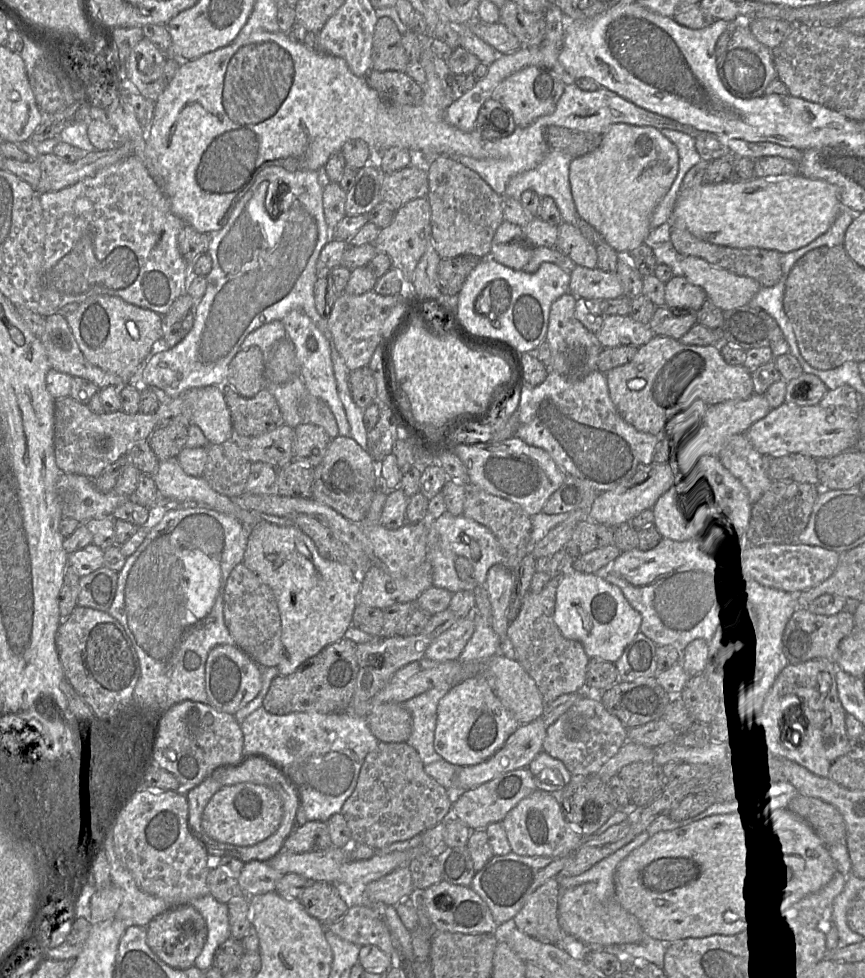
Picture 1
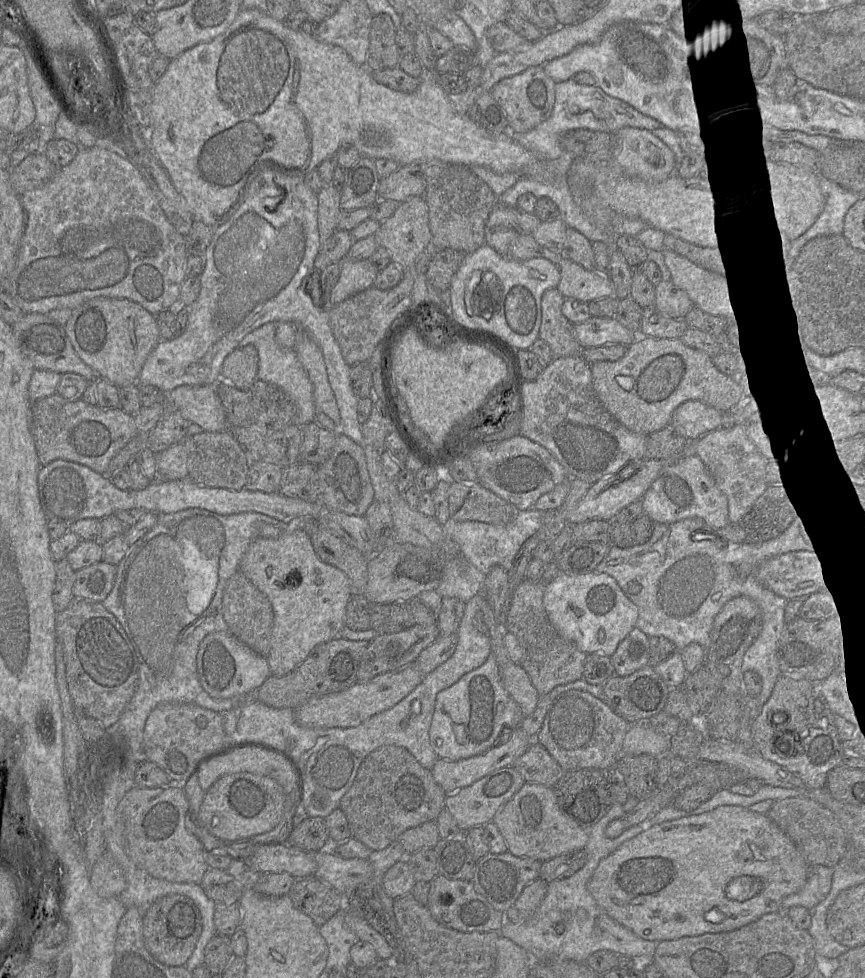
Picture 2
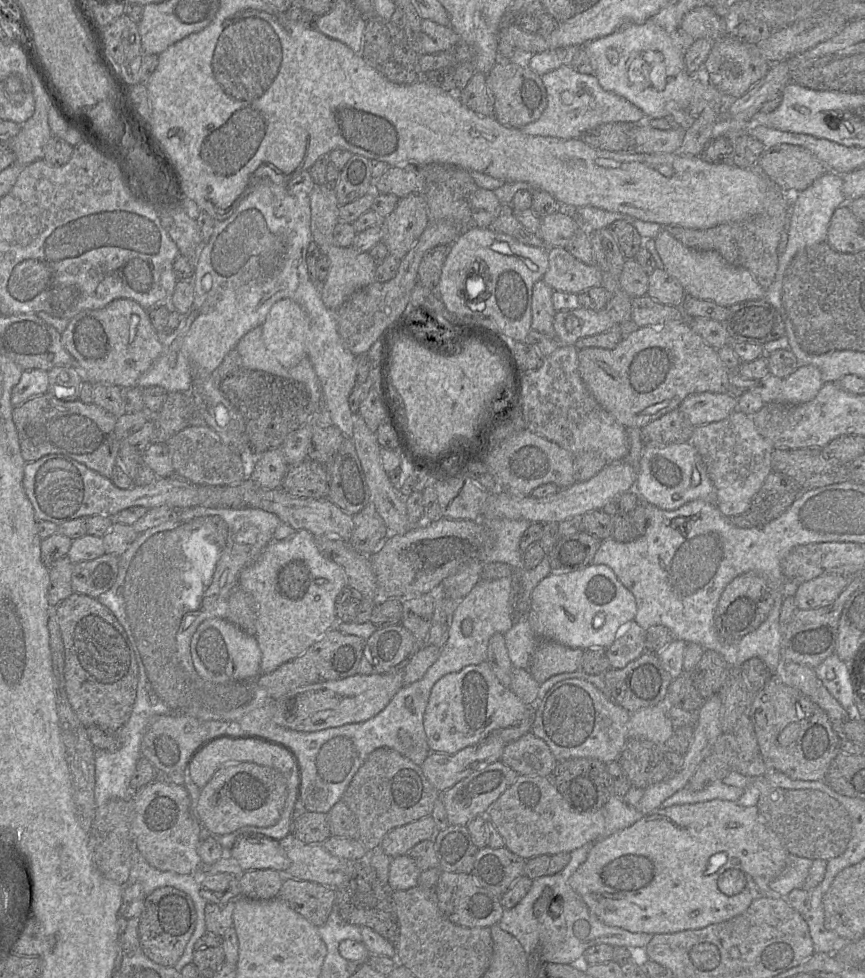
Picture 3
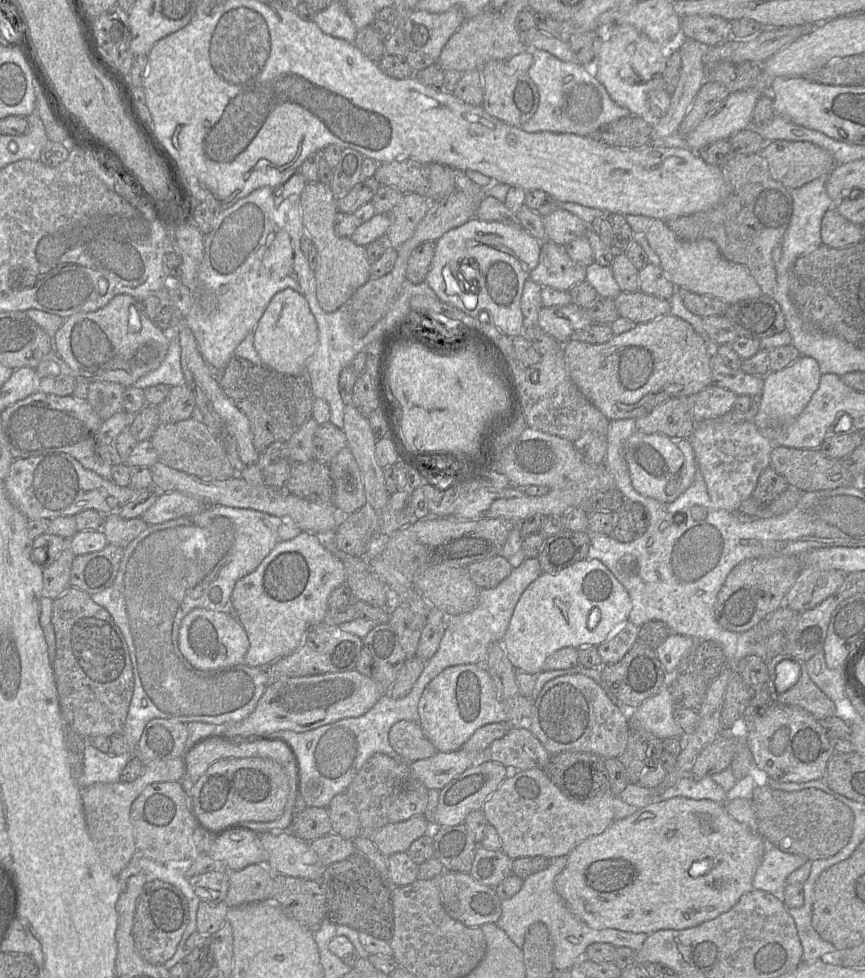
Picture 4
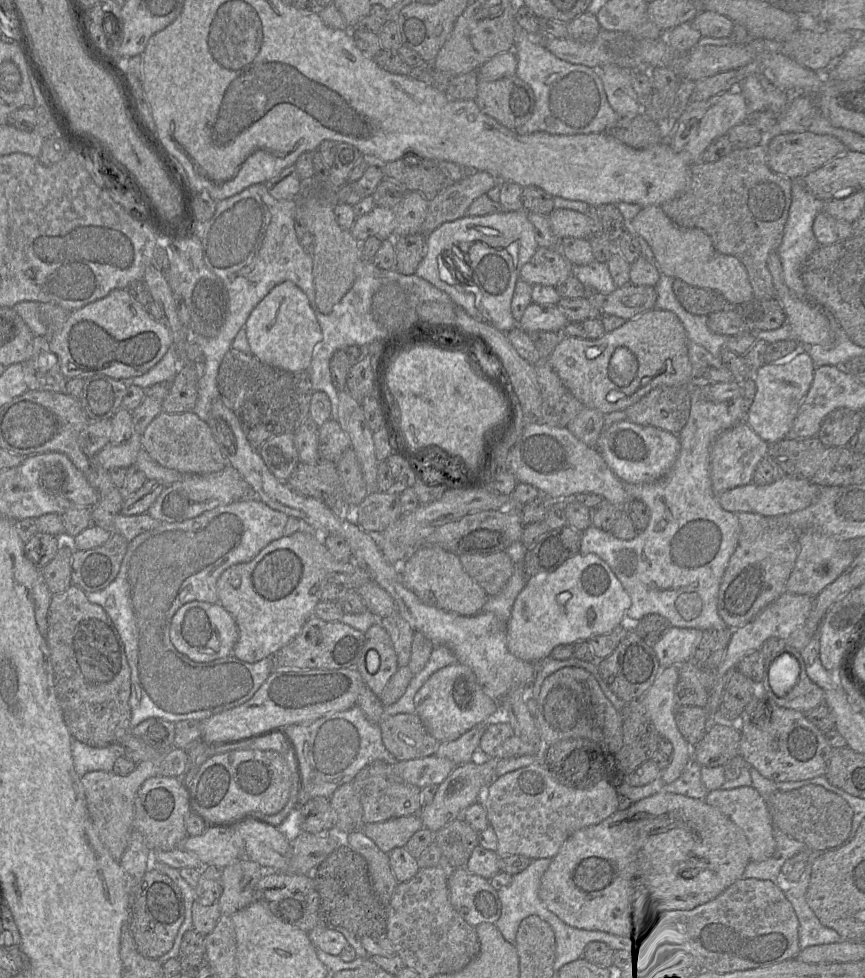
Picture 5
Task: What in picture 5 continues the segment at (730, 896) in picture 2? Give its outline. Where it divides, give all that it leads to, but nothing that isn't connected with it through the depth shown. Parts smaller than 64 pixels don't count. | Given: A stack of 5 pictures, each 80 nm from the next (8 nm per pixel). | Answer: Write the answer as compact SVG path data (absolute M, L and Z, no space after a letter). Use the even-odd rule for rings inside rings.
M664 790L633 803L625 810L617 810L598 824L573 833L560 847L558 853L543 874L539 887L539 898L543 904L566 924L585 930L601 930L615 934L628 931L650 931L685 917L696 907L703 905L735 884L743 876L750 863L749 844L742 830L718 809L704 800L693 799L682 794L667 793Z

